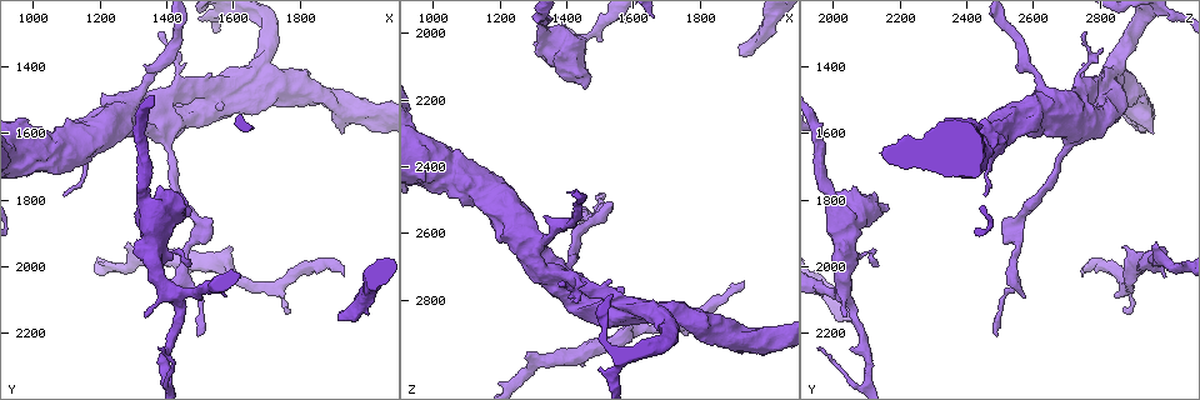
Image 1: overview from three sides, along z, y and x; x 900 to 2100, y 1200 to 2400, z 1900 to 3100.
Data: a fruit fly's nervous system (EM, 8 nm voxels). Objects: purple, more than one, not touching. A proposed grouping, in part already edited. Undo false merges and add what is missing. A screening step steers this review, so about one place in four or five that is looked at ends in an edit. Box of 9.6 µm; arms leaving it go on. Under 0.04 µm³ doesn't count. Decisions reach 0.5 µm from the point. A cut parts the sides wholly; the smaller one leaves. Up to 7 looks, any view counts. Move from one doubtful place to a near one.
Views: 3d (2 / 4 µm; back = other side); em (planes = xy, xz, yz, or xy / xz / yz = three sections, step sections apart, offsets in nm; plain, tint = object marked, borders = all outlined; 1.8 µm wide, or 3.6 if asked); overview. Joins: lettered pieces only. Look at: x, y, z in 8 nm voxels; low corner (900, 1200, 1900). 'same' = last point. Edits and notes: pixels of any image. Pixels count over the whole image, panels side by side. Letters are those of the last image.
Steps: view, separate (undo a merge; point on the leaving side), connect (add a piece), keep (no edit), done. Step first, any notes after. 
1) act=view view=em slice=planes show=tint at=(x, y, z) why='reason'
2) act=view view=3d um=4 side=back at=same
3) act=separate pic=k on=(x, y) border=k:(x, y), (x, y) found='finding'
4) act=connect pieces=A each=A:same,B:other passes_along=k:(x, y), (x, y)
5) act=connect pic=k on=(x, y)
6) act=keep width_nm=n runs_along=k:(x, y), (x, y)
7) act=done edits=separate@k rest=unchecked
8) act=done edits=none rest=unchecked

act=view view=3d um=4 at=(1450, 2000, 2530) why='thin neck'

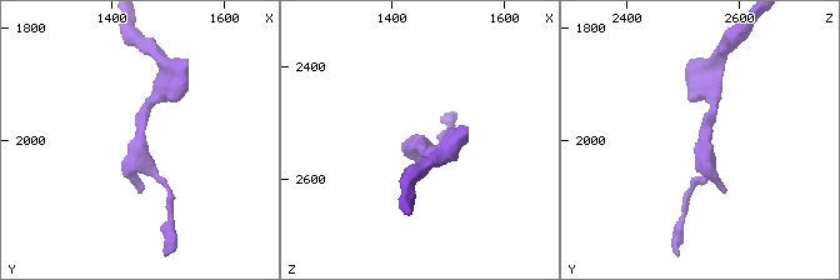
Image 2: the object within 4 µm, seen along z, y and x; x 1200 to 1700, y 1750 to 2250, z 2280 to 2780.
act=view view=em slice=planes show=borders at=(1450, 1995, 2540)

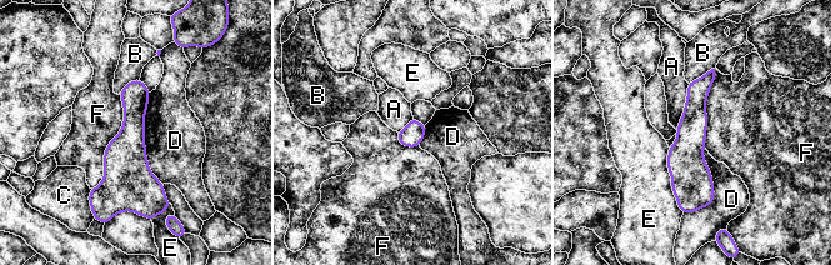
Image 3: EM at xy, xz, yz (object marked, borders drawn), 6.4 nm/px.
act=keep width_nm=150 each=A:other,B:other,C:other,D:other,E:other,F:other border=3:(687, 83), (687, 96), (676, 129) found='one neuron here'

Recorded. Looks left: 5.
act=view view=3d um=2 at=(1920, 2160, 2060) why='branch stops here'

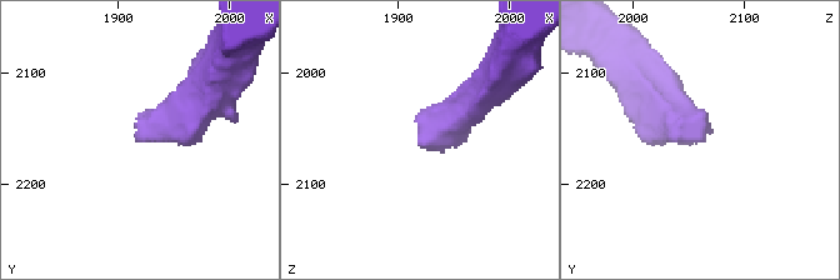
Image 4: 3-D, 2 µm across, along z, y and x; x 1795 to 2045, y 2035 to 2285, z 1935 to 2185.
act=view view=em um=3.6 slice=planes show=plain at=(1916, 2148, 2064) why='shape alone is not enough'

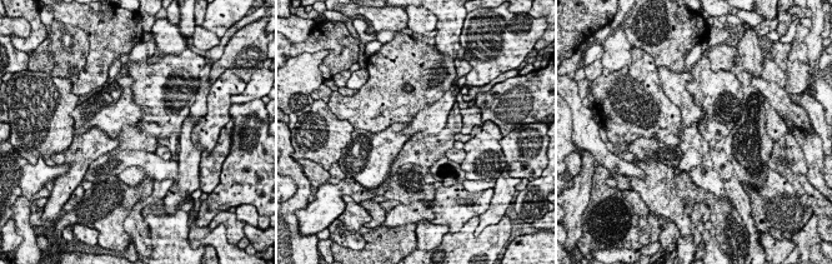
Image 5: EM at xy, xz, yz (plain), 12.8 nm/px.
act=view view=em um=3.6 slice=planes show=borders at=same why='see the neighbours'

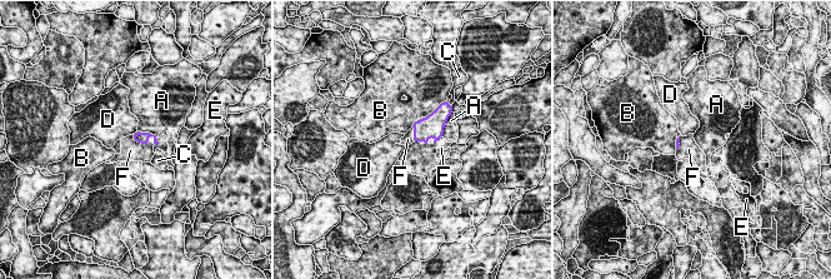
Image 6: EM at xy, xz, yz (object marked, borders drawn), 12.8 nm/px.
act=connect pieces=F each=A:other,B:other,C:other,D:other,E:other,F:same found='the neuron continues'

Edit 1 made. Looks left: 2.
act=view view=em um=3.6 slice=planes show=tint at=(1310, 1620, 2660) why='stops while still wide'

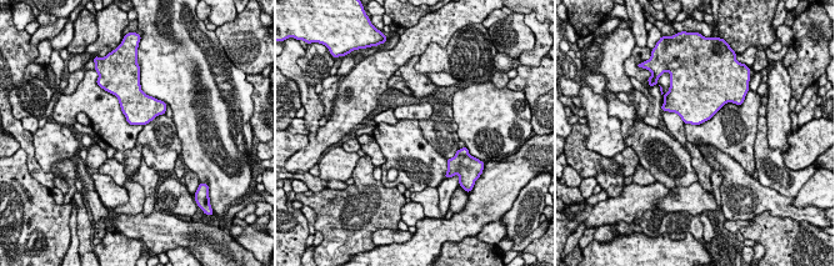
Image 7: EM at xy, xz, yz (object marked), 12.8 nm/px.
act=view view=em um=3.6 slice=planes show=borders at=same why='what lies round it'

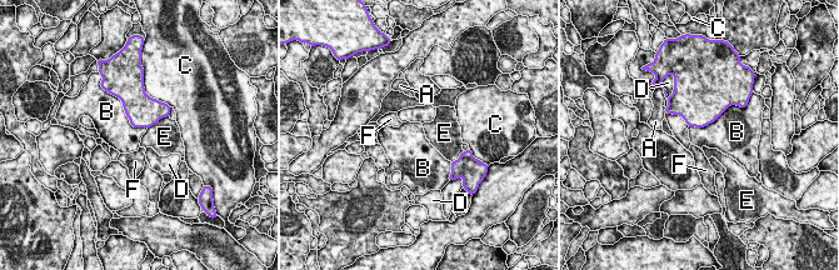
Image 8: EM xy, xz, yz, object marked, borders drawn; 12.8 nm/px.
act=keep each=A:other,B:other,C:other,D:other,E:other,F:other border=8:(115, 96), (129, 123), (146, 129) found='no lettered piece goes on from it'

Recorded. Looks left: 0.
act=done edits=connect@6 rest=unchecked

